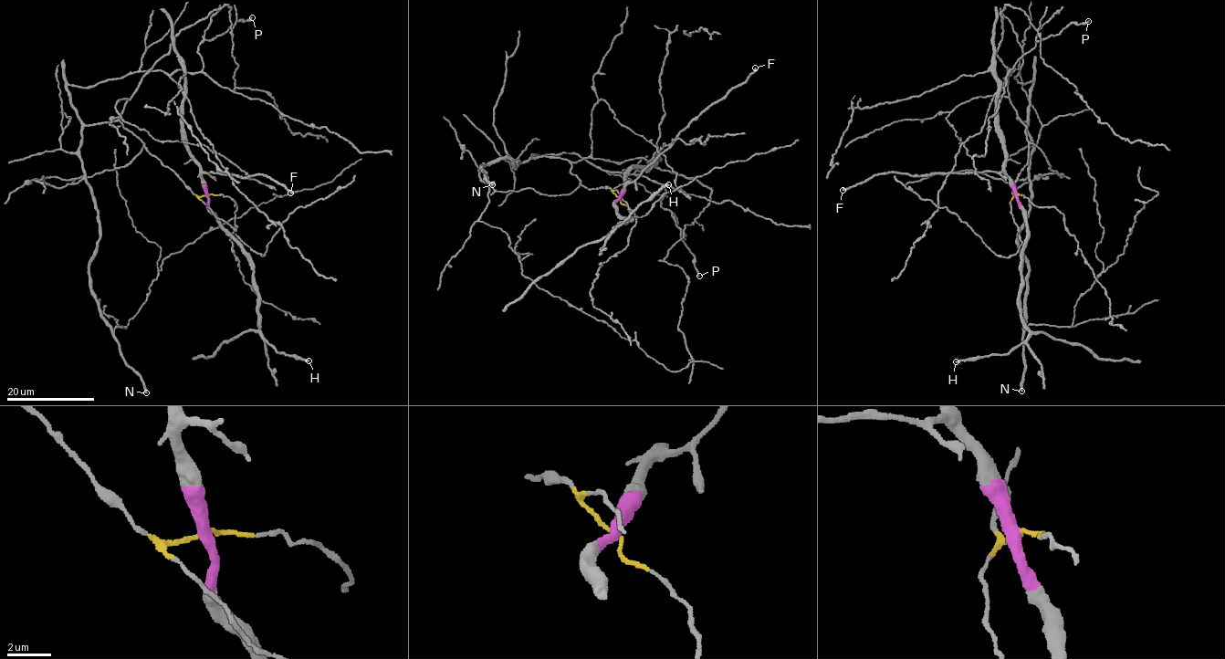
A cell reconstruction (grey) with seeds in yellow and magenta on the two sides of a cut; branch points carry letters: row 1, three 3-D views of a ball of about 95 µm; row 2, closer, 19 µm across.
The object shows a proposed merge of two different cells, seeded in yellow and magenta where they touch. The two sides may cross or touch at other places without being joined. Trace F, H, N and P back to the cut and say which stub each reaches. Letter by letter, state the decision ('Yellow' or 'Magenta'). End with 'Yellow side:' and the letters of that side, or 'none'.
F: Magenta
H: Magenta
N: Yellow
P: Yellow
Yellow side: N, P

